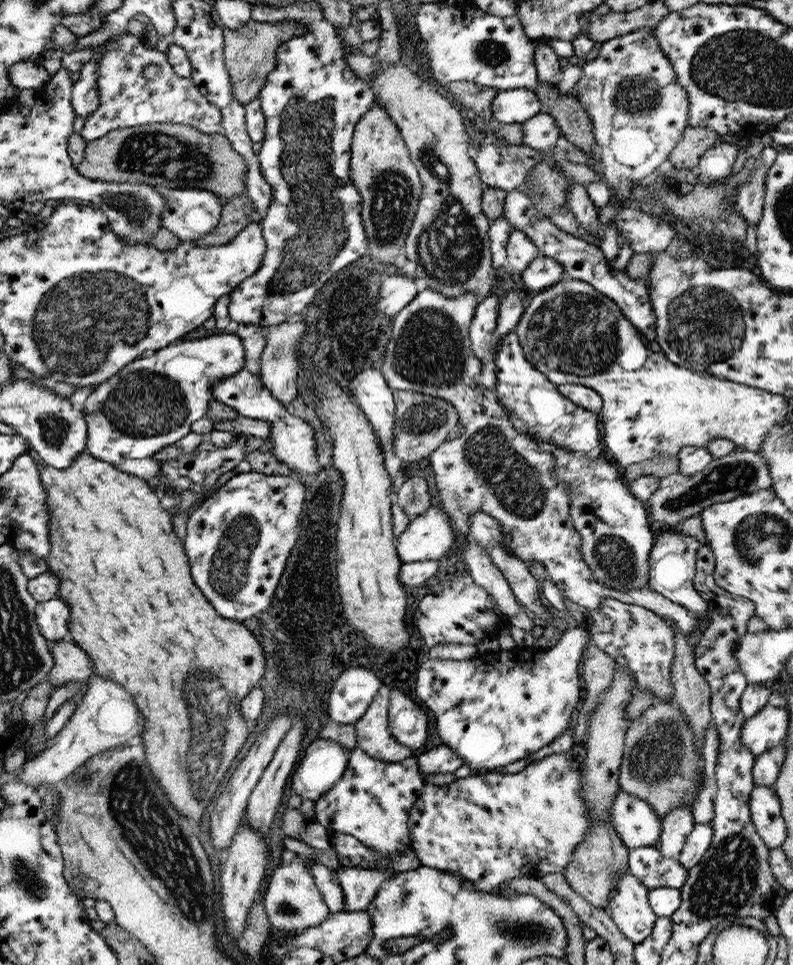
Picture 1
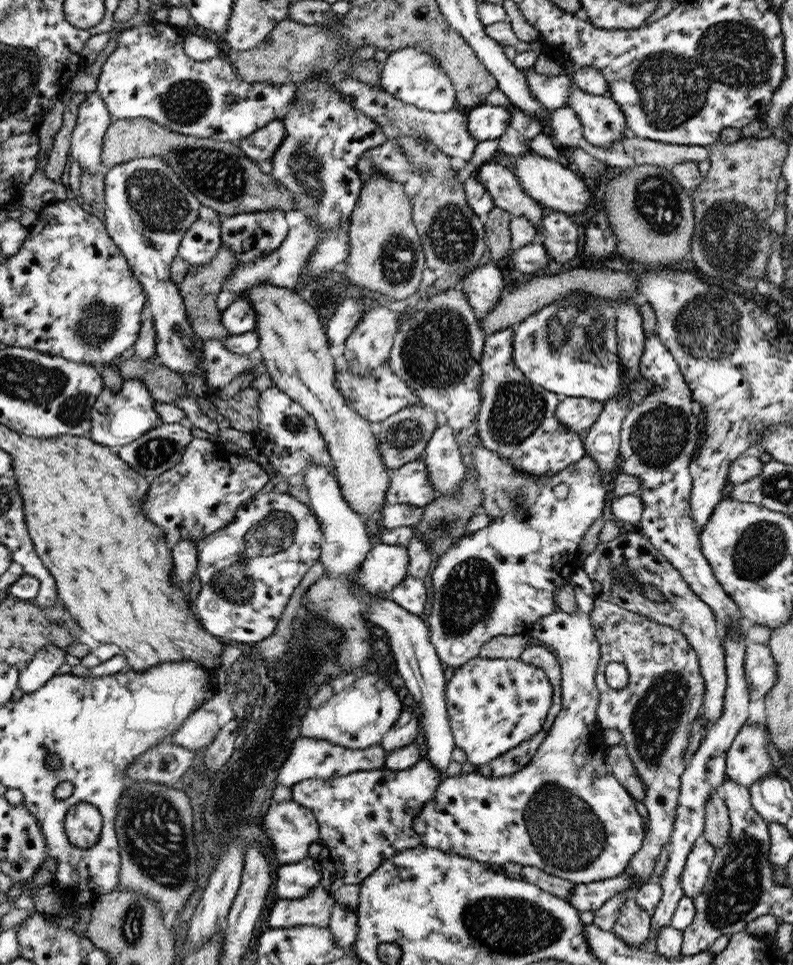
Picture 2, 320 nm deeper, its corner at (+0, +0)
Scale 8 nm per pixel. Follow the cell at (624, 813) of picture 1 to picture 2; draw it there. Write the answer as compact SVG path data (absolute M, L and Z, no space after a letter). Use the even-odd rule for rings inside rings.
M581 568L576 570L570 577L570 585L574 588L574 599L578 604L576 612L570 614L559 610L554 610L552 614L540 617L533 624L533 628L528 631L528 635L532 638L538 638L544 642L544 646L549 647L557 656L557 661L561 666L561 705L562 708L555 718L551 729L542 741L542 744L537 748L537 753L532 757L530 763L526 767L519 770L512 776L501 777L498 779L484 777L478 772L472 774L460 774L452 778L446 777L438 785L437 792L426 806L422 807L422 812L415 819L414 832L422 839L422 844L426 848L438 848L442 852L454 852L460 856L471 858L472 860L484 863L491 866L492 864L504 865L506 862L517 862L522 866L538 867L540 870L548 874L569 880L574 883L590 883L600 880L614 878L625 872L629 866L629 860L642 848L645 836L645 820L640 816L640 812L636 811L635 800L630 797L626 788L618 783L614 776L606 771L603 758L604 753L608 750L608 746L603 738L603 729L597 717L597 708L599 705L599 690L596 686L595 672L598 663L601 661L601 645L595 637L594 627L590 620L590 612L594 608L595 589L589 576Z

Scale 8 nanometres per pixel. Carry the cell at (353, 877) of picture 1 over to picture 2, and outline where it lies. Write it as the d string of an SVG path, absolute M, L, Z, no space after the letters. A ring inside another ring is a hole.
M333 904L332 916L330 916L329 929L336 938L338 948L351 948L356 945L357 935L360 934L360 926L357 924L358 914L354 909L346 909L344 905Z

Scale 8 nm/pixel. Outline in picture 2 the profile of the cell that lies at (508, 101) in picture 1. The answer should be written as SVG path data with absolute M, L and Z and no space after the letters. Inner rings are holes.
M477 105L465 110L468 116L468 127L470 136L477 142L494 140L505 134L509 125L509 110L504 106Z

